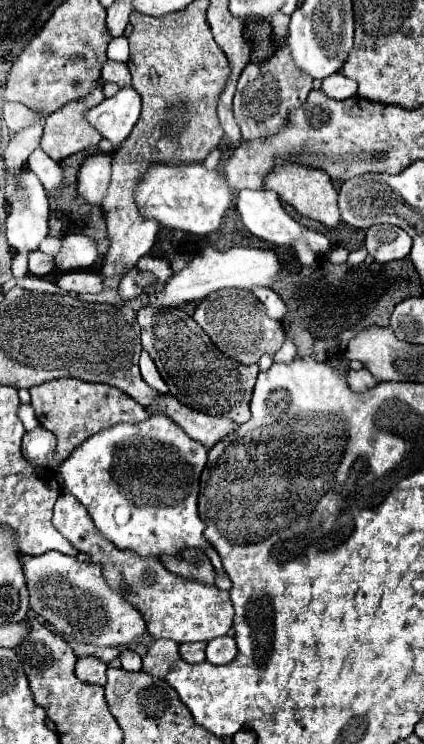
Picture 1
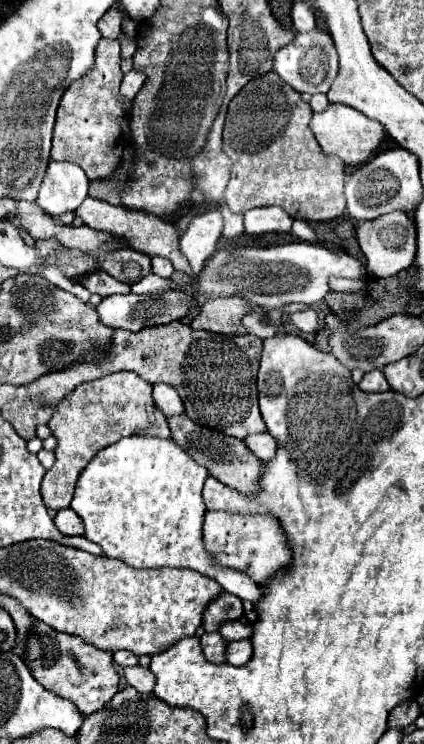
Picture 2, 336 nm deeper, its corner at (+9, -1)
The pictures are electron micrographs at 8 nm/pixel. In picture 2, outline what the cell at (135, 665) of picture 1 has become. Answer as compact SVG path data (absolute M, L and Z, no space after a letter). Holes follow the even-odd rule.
M132 666L132 668L124 668L124 678L130 686L134 686L140 694L152 694L154 686L156 686L156 676L148 670L148 668L140 668L140 666Z

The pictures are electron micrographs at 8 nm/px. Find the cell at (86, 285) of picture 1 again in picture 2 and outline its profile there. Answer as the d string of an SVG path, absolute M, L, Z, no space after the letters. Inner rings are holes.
M92 272L88 276L82 278L84 288L88 288L92 294L100 294L100 296L112 296L112 294L130 294L130 286L126 282L120 282L116 278L112 278L106 272Z

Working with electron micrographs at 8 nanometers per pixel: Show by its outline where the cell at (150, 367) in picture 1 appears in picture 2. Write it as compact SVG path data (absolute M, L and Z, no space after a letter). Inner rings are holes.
M156 384L154 386L154 402L164 412L164 416L180 416L180 414L184 414L182 400L180 400L178 392L172 386Z

